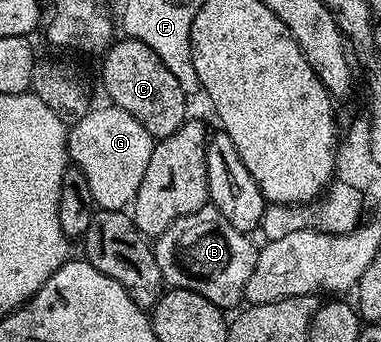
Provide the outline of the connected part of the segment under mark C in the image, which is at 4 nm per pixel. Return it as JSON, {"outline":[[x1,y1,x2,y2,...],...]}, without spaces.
{"outline":[[121,37,105,52,103,62,105,64,101,67,101,79,109,94,108,102,131,113,131,117,135,117,135,121,139,121,139,125,143,125,143,129,147,129,154,140,167,137,184,125,187,118,187,96,155,50,143,41]]}

